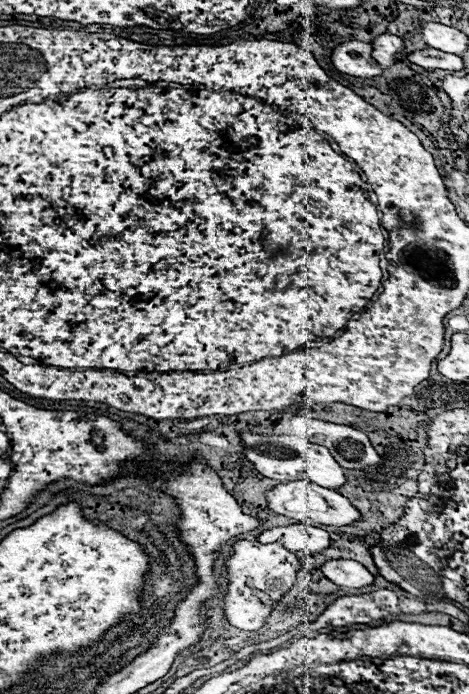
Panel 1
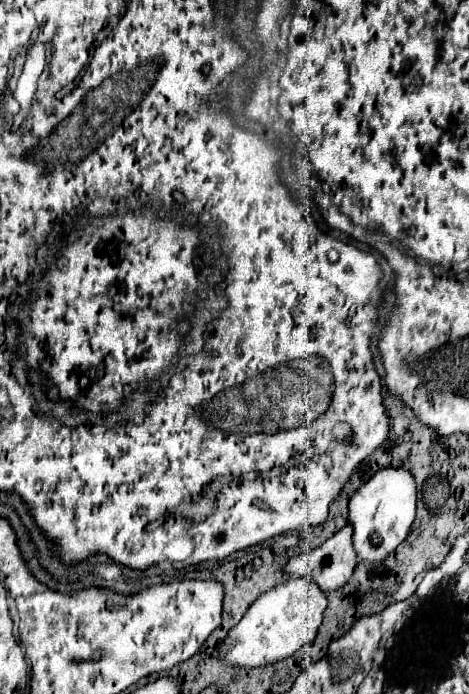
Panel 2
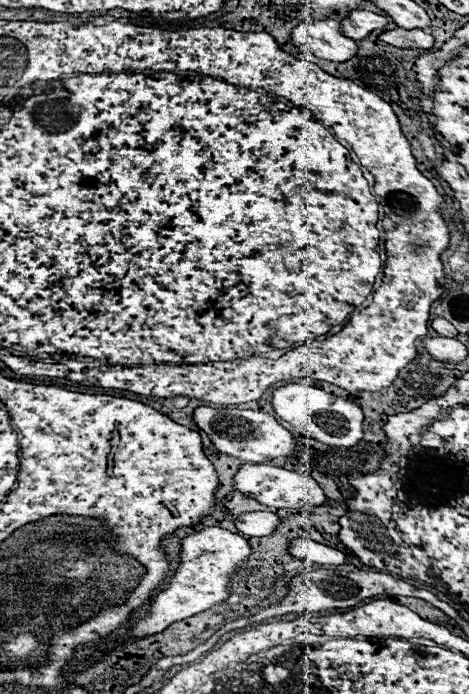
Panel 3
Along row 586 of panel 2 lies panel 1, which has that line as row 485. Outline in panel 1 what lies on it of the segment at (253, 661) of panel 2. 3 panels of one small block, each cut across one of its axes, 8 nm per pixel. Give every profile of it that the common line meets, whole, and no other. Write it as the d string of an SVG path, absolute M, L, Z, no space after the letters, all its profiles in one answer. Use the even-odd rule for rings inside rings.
M292 480L292 482L282 482L270 490L266 490L266 500L268 508L274 510L276 514L284 514L288 518L296 518L302 524L310 520L308 524L326 524L326 526L348 526L354 520L360 518L360 512L336 490L320 488L318 484L312 484L310 480Z

